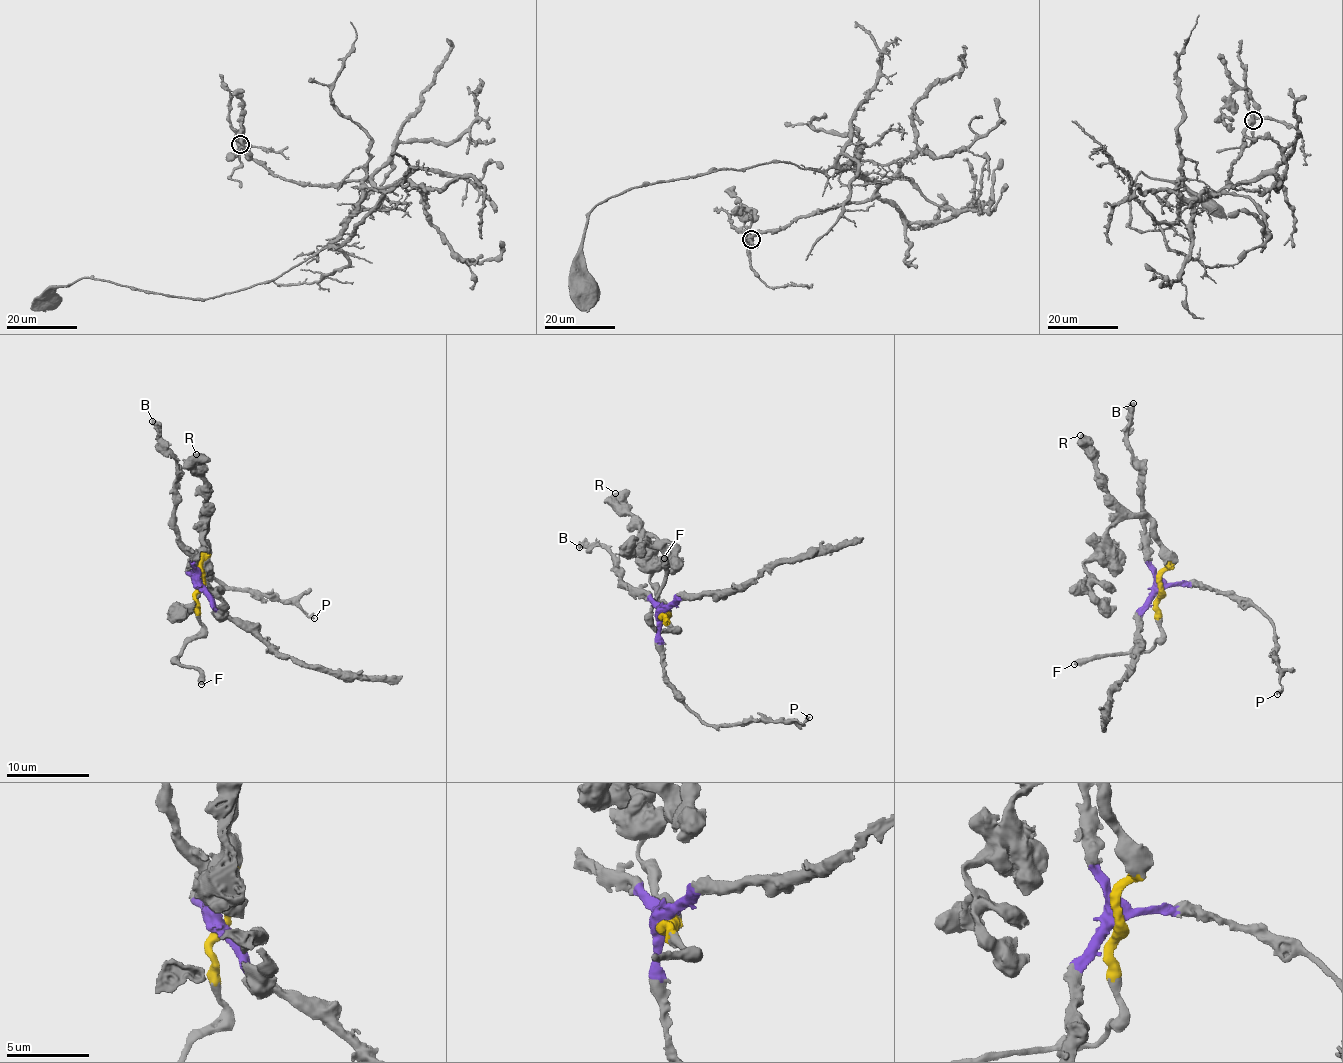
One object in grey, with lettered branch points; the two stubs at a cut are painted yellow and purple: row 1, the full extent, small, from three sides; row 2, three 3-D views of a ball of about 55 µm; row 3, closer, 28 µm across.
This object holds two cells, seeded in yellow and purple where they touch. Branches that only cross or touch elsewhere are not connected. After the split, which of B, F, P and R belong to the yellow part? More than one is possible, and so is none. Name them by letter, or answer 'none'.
F, R

